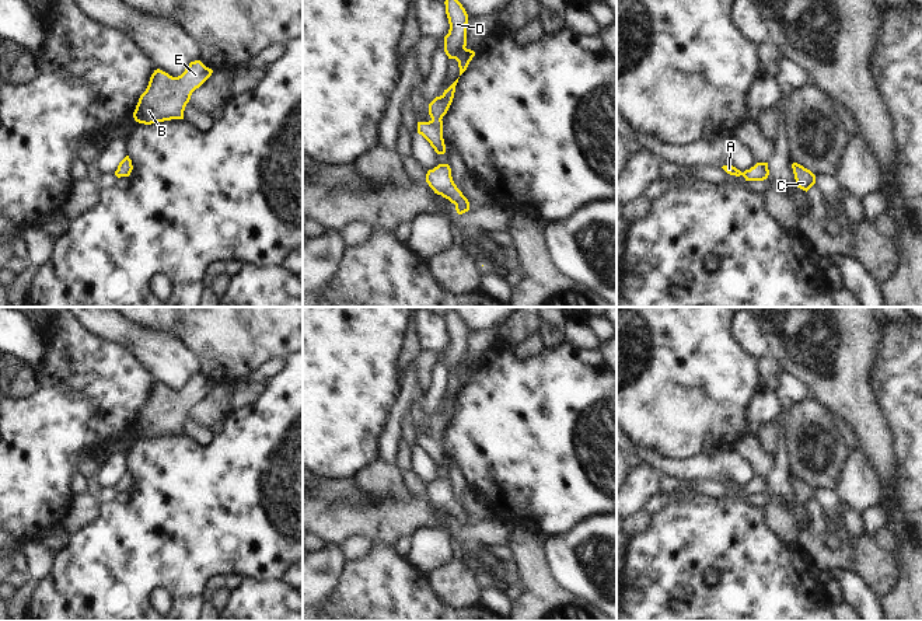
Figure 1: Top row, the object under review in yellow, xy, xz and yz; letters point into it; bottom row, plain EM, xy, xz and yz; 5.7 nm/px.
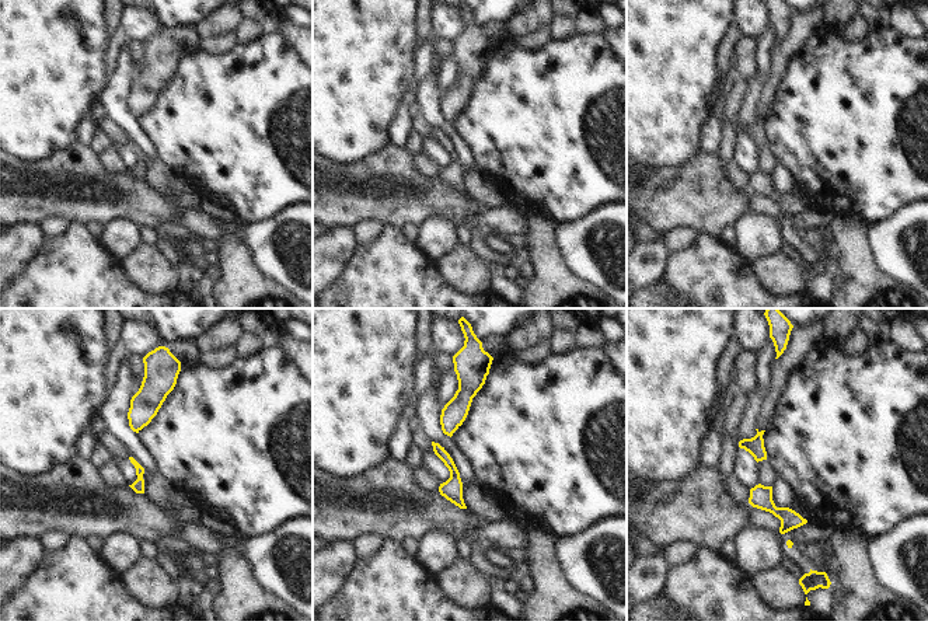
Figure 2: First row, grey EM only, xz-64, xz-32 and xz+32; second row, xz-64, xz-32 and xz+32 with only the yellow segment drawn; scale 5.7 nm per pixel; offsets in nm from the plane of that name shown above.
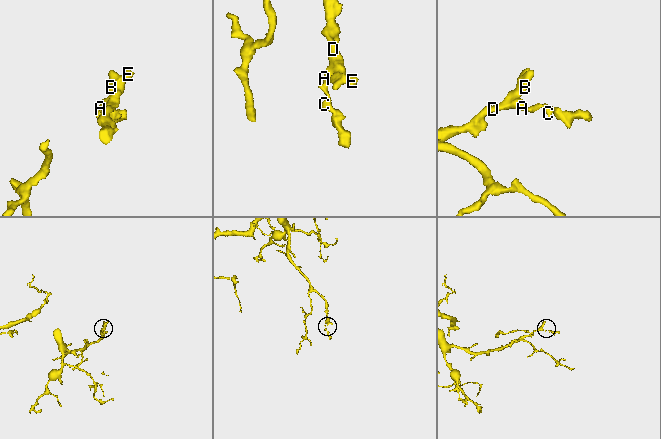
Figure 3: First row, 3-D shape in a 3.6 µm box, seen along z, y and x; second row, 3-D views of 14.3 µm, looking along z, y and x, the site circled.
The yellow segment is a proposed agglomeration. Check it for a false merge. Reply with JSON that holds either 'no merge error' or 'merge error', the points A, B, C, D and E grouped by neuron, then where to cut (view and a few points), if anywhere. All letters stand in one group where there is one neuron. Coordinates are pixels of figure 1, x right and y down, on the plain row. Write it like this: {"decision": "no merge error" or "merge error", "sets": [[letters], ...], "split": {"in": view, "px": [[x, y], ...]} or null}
{"decision": "no merge error", "sets": [["A", "B", "C", "D", "E"]], "split": null}

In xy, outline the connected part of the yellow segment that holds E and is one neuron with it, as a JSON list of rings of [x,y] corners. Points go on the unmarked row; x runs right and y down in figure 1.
[[[200,374],[191,376],[185,385],[172,391],[157,383],[140,409],[133,432],[139,437],[151,439],[171,433],[184,433],[184,425],[192,407],[199,402],[213,384]]]

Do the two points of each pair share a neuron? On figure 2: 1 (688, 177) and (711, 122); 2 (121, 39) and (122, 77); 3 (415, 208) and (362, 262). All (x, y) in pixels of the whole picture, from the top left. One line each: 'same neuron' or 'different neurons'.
1: different neurons
2: different neurons
3: different neurons

